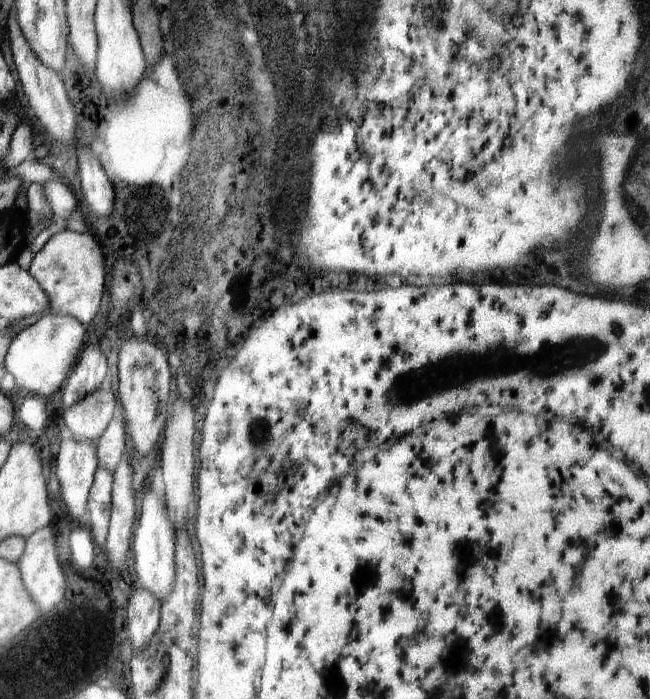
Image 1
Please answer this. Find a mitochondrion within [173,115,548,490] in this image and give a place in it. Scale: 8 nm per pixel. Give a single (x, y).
(259, 431)

